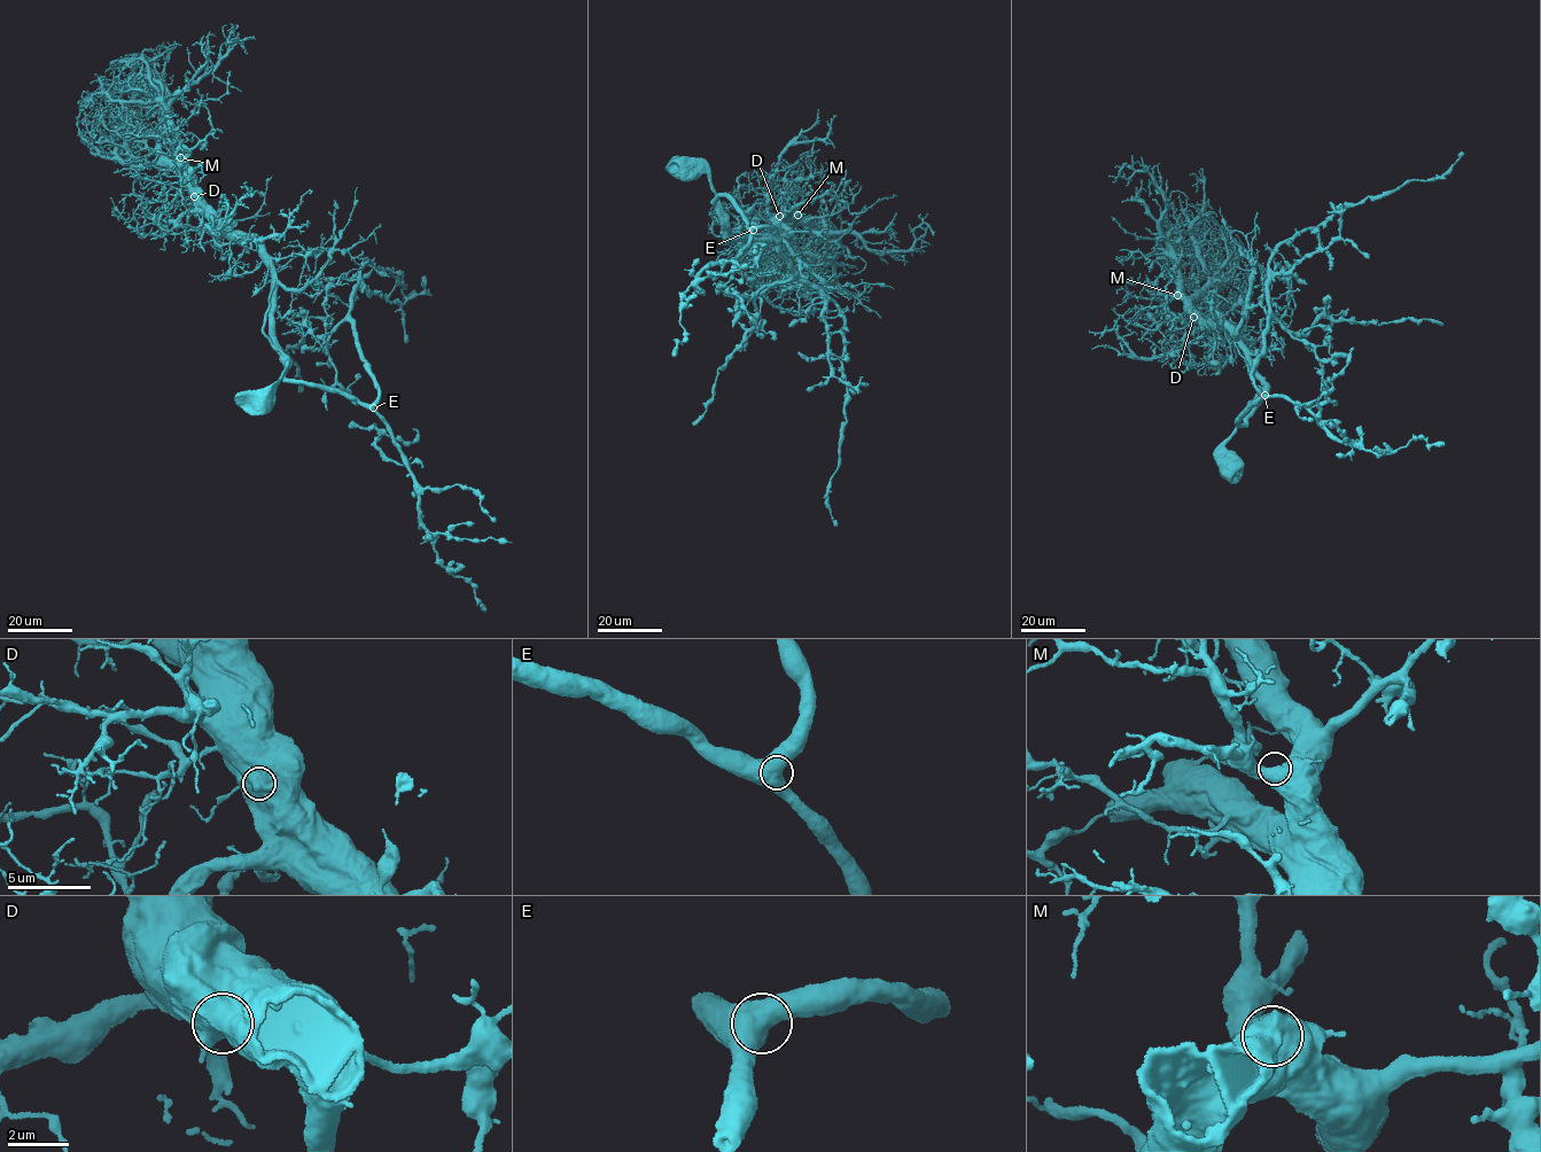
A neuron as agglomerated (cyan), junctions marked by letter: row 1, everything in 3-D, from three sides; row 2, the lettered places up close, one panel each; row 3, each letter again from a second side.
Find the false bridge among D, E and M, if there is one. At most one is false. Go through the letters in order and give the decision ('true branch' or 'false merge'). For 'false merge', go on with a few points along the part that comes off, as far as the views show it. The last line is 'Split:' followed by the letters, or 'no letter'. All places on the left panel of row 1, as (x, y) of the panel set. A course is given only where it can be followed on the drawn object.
D: true branch
E: true branch
M: true branch
Split: no letter

